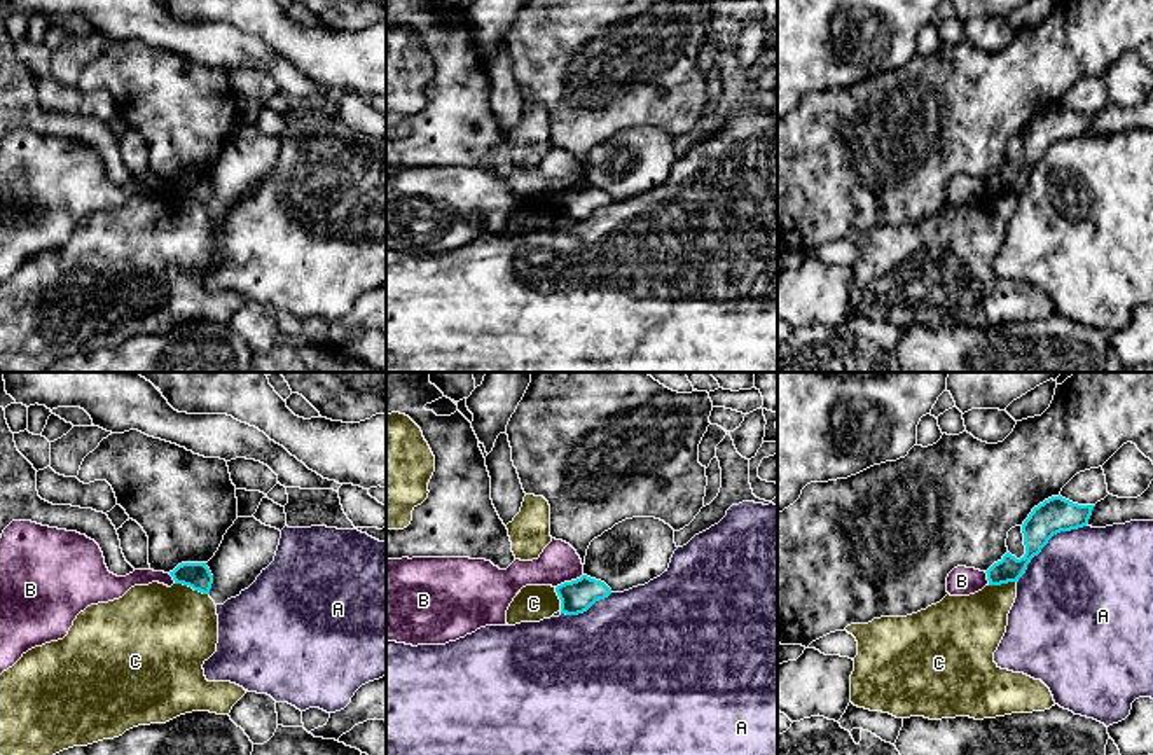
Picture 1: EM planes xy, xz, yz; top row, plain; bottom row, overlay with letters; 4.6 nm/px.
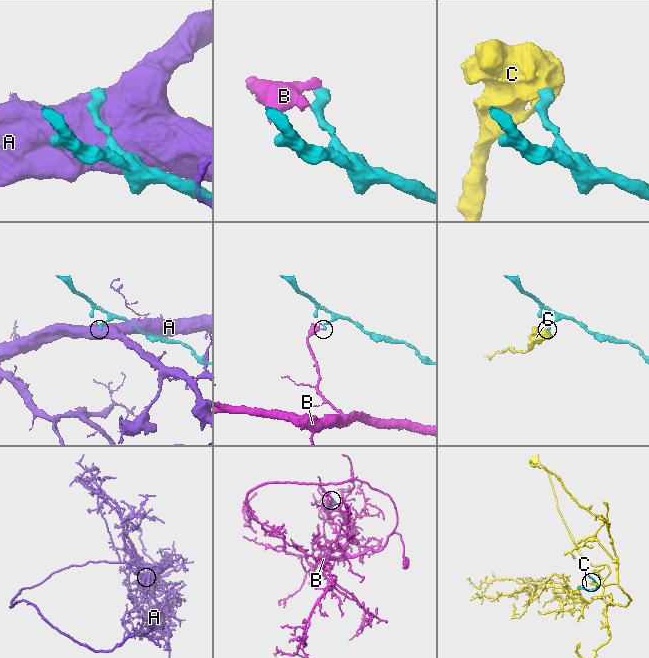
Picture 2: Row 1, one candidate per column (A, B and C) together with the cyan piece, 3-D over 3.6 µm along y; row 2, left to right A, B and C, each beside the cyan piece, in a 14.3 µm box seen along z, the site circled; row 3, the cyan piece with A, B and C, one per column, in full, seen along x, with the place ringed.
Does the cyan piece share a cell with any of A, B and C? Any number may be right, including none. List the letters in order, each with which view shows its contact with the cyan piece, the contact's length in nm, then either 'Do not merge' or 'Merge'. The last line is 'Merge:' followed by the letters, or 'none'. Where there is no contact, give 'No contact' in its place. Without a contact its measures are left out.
A: Touches cyan in yz. Shared border 420 nm. Do not merge
B: Touches cyan in xz. Shared border 140 nm. Do not merge
C: Touches cyan in xy. Shared border 170 nm. Do not merge
Merge: none

